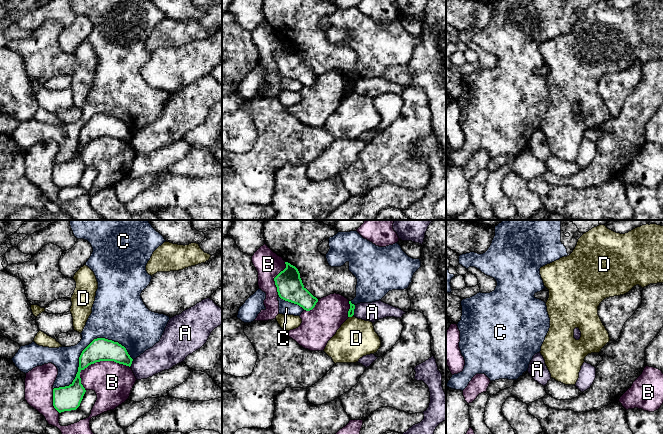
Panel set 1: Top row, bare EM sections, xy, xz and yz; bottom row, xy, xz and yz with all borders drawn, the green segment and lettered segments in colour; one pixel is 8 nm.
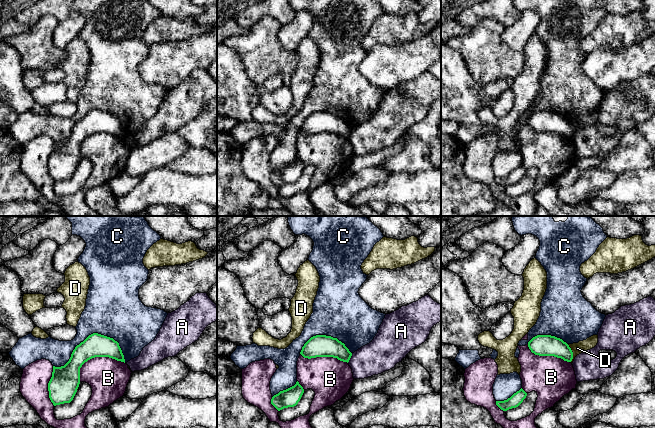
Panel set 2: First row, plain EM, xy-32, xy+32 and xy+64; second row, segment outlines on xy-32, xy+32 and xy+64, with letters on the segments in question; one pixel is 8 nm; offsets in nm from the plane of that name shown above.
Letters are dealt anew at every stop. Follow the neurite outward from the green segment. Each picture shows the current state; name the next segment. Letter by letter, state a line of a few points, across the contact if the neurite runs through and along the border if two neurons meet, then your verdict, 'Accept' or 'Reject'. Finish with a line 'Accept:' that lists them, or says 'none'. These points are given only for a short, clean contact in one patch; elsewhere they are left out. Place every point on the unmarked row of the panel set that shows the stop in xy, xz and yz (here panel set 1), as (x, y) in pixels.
A: Line: xz (355, 81), (352, 91). Reject
B: Accept
C: Reject
D: Reject
Accept: B

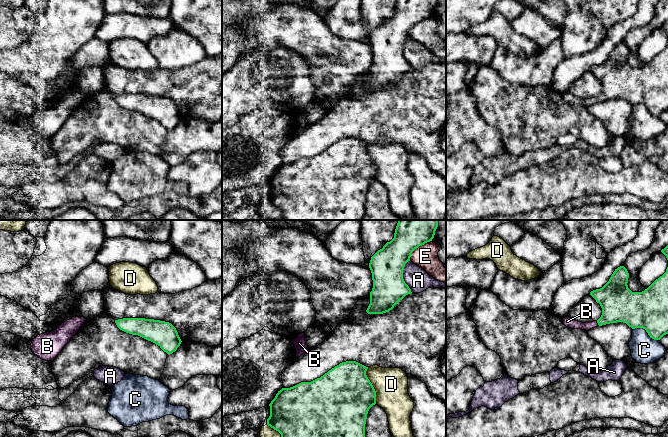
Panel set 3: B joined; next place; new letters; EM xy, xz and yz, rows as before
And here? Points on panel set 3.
A: Reject
B: Accept
C: Reject
D: Reject
E: Reject
Accept: B

